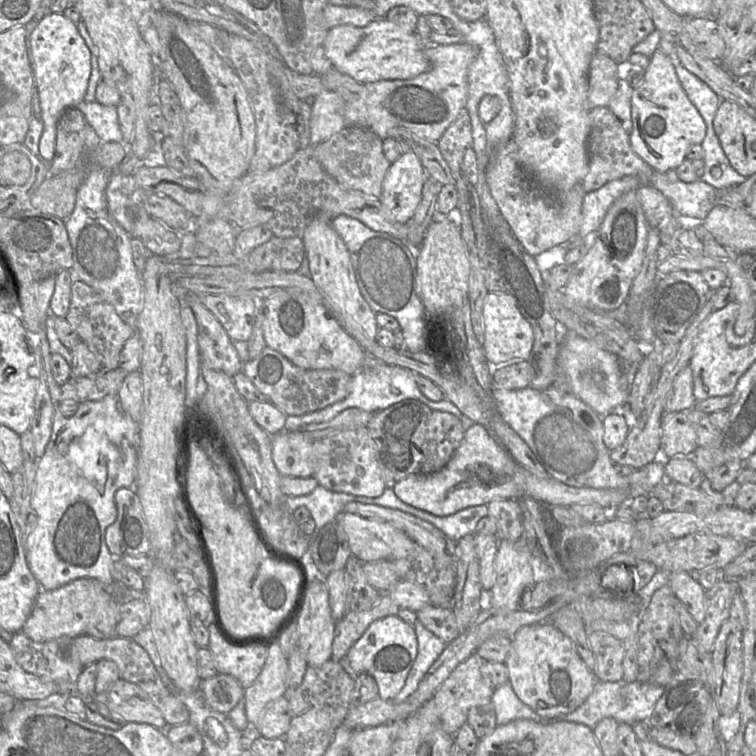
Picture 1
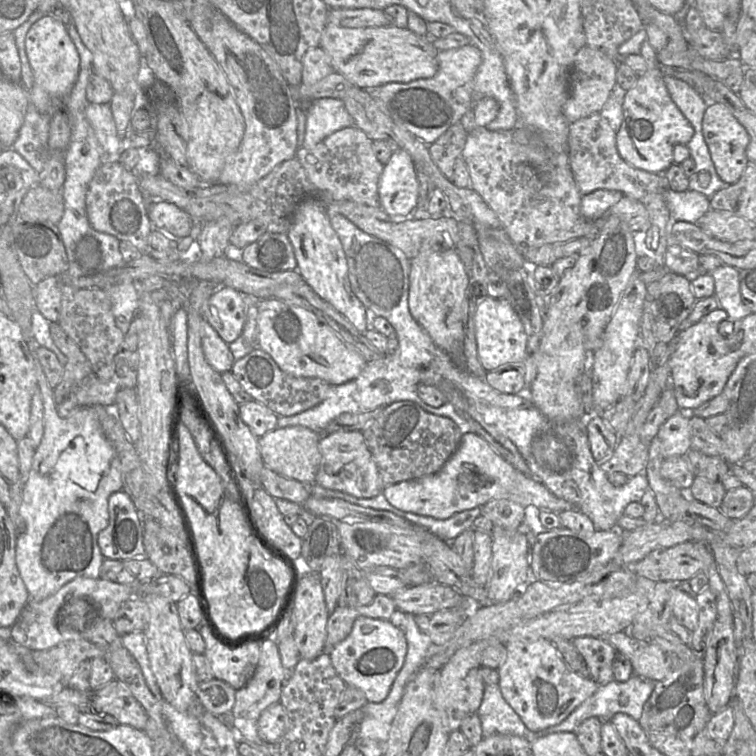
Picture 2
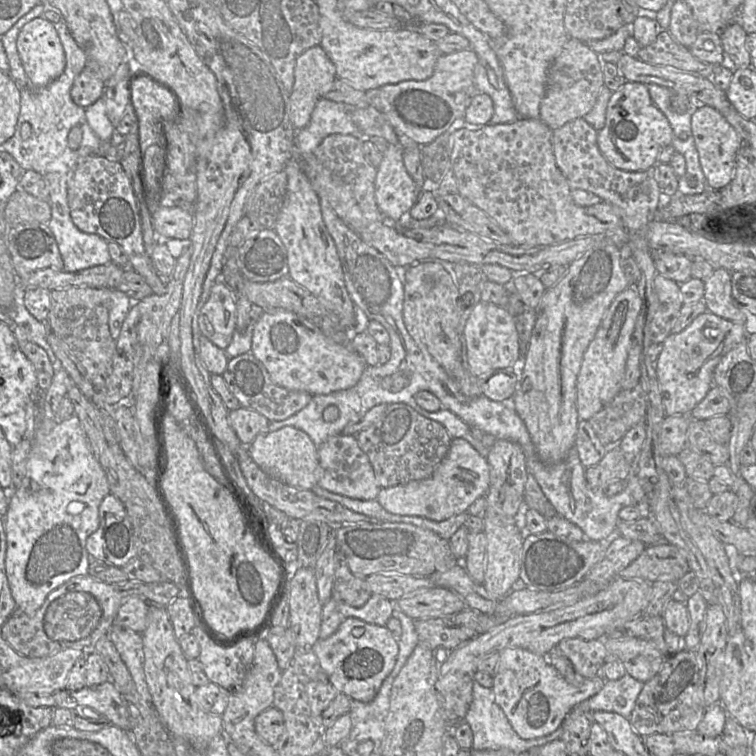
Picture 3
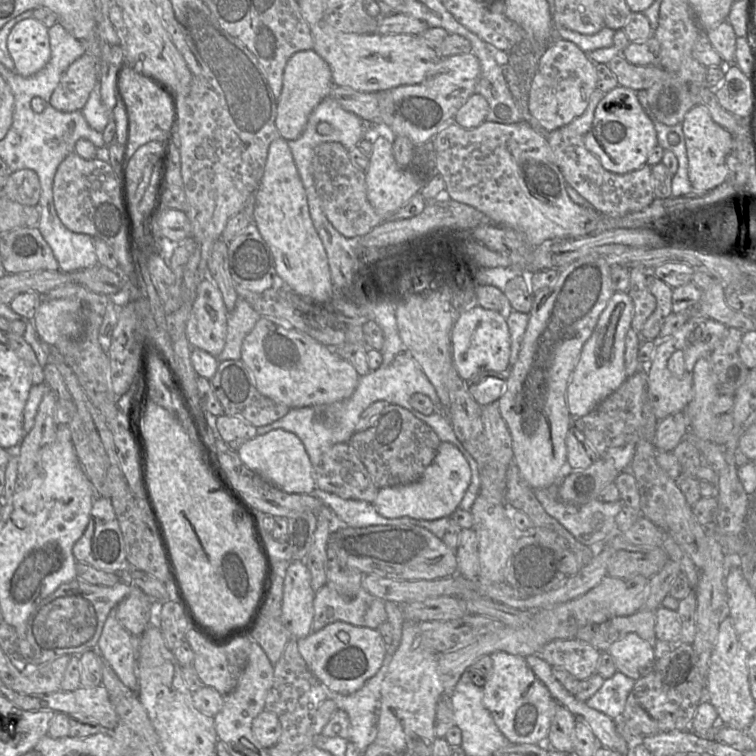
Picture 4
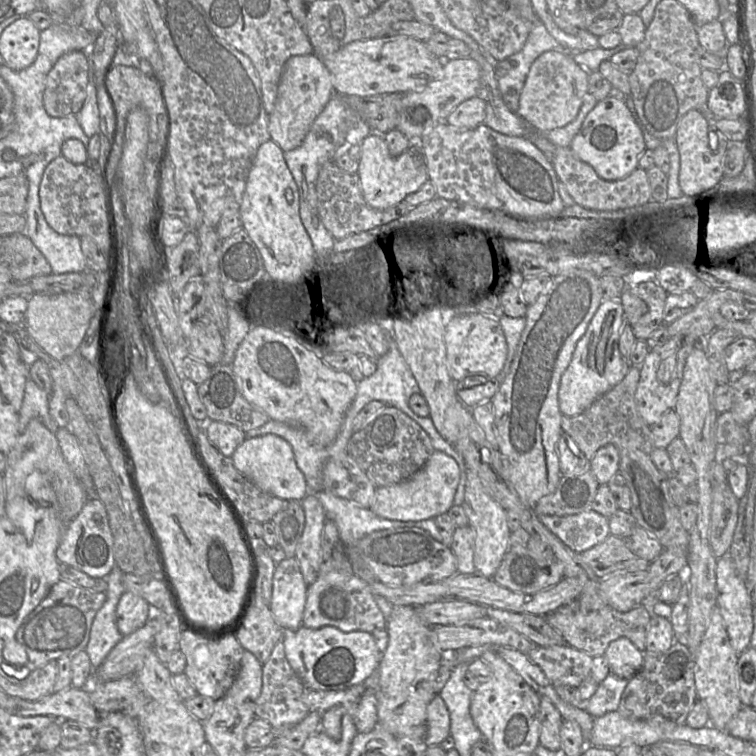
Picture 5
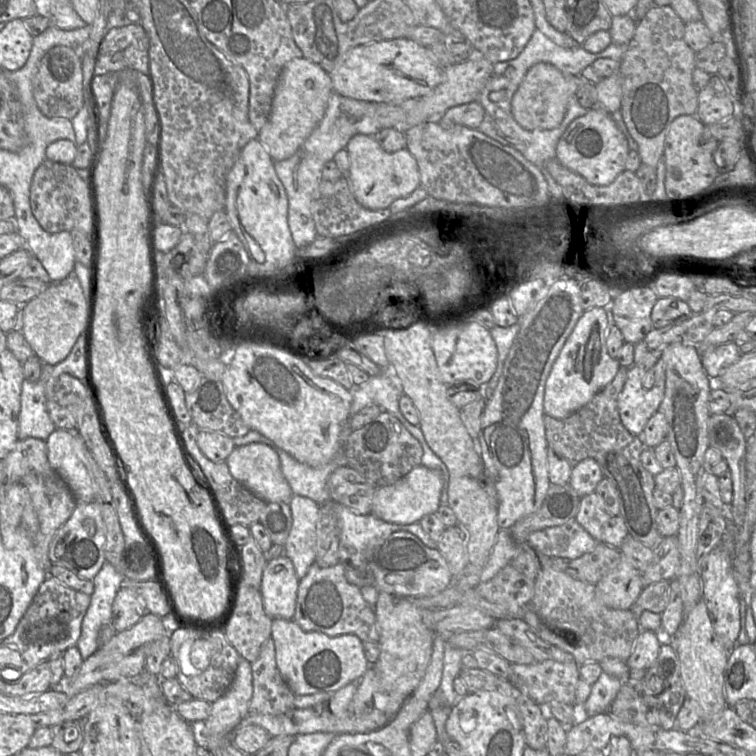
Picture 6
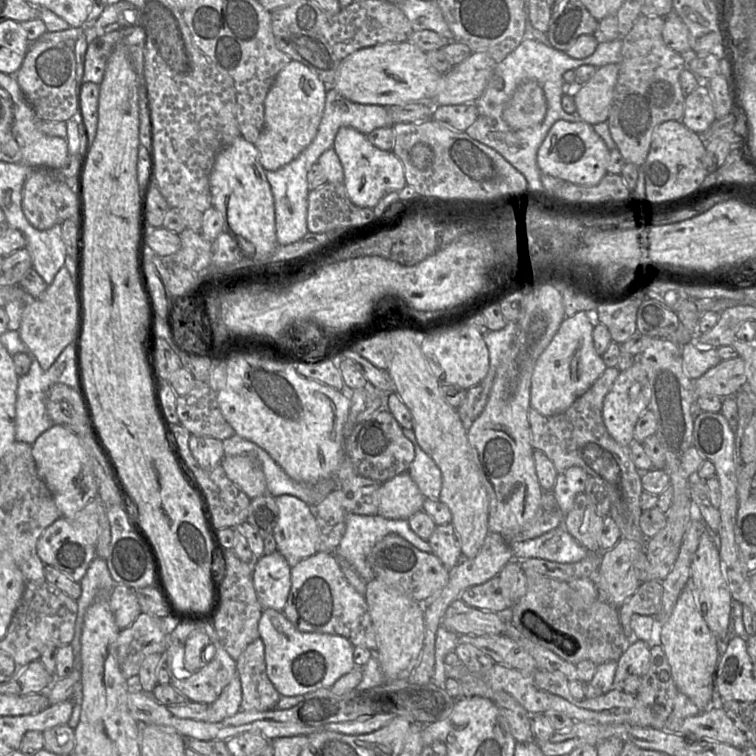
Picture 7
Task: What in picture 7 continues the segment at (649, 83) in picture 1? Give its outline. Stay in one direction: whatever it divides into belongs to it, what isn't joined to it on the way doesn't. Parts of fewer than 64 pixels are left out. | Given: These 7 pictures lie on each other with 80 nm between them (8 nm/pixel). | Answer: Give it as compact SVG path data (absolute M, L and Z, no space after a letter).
M556 121L537 152L537 165L543 175L583 186L595 186L607 174L610 151L591 125L584 121Z

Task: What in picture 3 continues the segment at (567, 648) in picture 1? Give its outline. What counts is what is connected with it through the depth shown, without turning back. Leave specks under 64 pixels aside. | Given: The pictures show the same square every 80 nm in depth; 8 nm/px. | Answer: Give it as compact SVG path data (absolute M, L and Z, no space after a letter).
M523 648L501 650L492 678L491 688L496 703L517 735L523 739L540 738L554 732L569 712L597 694L605 684L603 677L596 676L584 679L578 686L571 685L549 663L547 656Z

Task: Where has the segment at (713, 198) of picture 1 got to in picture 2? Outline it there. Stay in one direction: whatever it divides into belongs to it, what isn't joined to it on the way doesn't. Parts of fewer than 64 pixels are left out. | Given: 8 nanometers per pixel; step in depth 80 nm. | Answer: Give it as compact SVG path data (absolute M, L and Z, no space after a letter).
M665 189L664 201L675 220L697 222L710 209L710 197L692 190L676 192Z

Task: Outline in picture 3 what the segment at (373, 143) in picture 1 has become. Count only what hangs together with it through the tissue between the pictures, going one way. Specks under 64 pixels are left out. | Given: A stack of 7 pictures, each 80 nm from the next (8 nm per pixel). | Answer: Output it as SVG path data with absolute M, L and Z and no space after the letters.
M332 134L325 137L310 154L297 157L302 171L308 178L313 190L320 200L327 200L336 215L354 231L363 230L373 223L384 223L385 217L375 200L375 179L377 168L372 166L363 153L364 138L352 135Z

